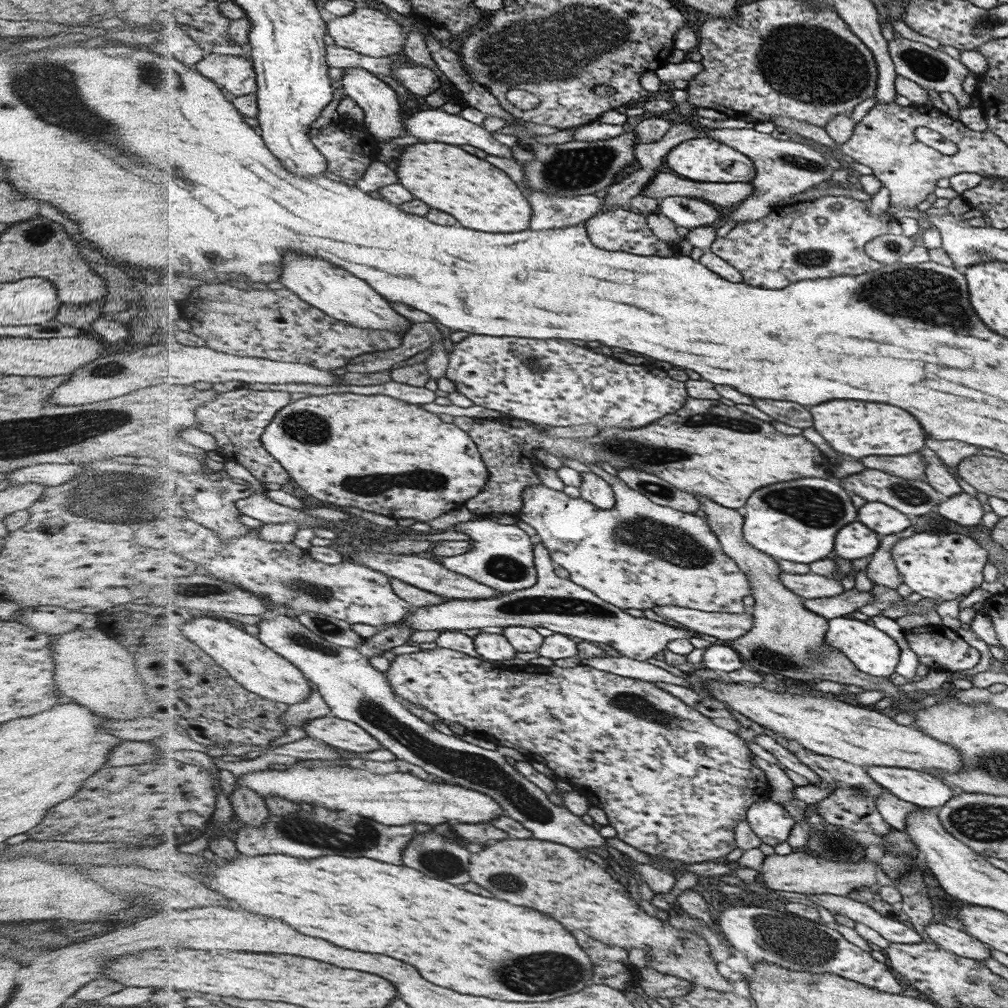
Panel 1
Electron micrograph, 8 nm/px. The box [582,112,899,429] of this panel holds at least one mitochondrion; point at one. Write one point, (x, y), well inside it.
(808, 258)

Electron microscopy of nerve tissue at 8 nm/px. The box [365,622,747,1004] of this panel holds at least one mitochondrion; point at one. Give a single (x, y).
(533, 973)

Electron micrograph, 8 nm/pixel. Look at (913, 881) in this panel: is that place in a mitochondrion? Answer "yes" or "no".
no

